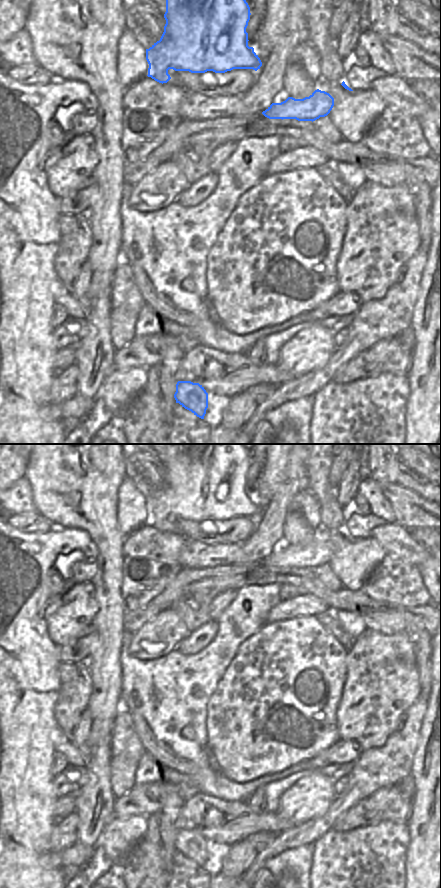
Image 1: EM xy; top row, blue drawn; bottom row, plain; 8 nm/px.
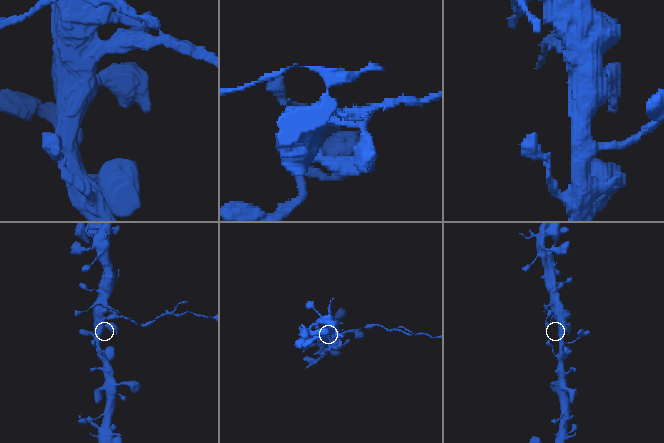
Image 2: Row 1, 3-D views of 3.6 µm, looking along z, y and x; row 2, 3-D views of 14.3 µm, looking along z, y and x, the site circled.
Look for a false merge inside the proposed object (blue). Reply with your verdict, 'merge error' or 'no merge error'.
merge error

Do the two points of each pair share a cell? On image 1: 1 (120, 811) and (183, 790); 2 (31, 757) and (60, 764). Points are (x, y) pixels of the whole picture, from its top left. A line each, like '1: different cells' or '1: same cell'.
1: same cell
2: different cells

